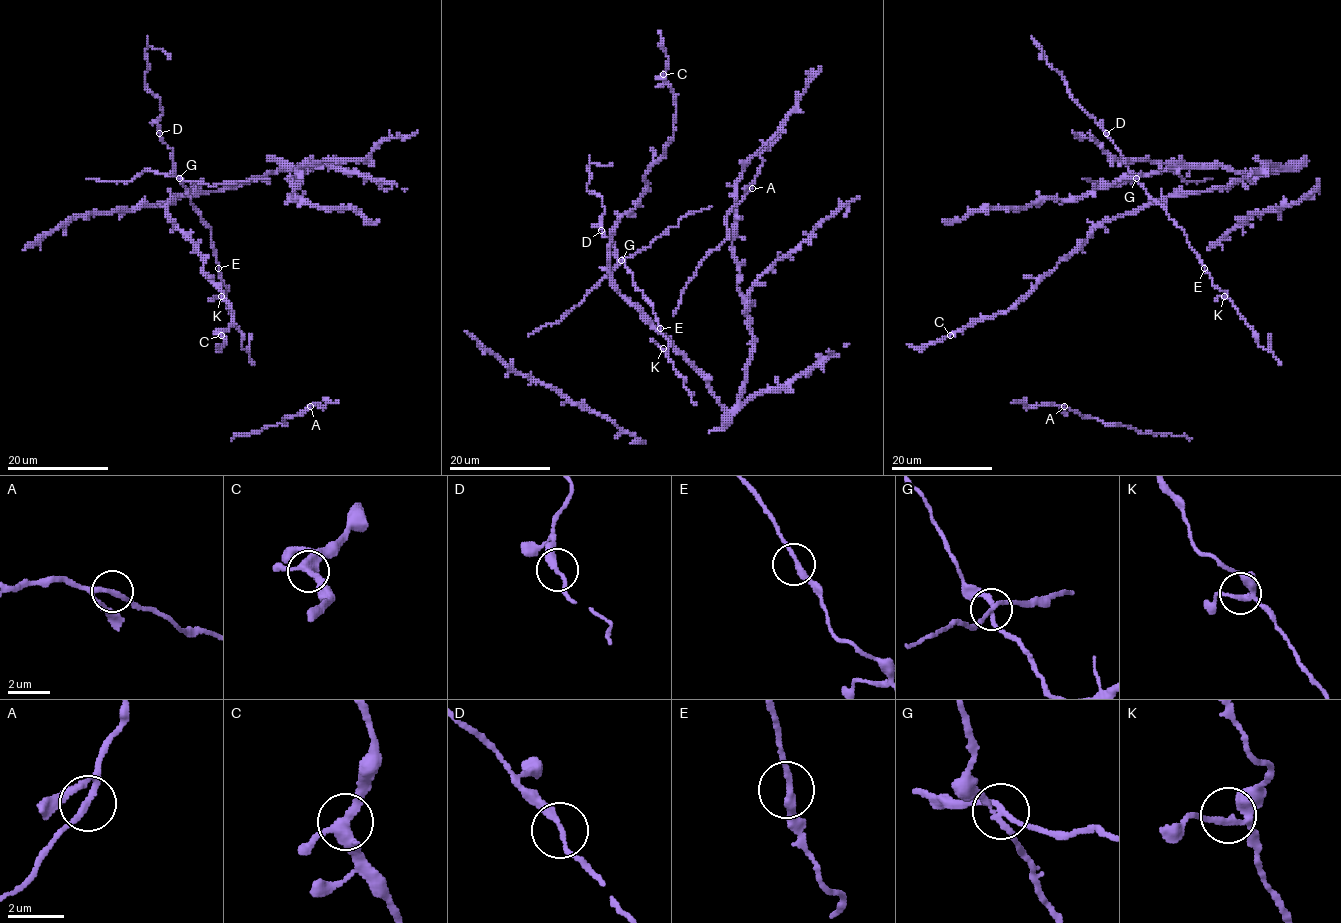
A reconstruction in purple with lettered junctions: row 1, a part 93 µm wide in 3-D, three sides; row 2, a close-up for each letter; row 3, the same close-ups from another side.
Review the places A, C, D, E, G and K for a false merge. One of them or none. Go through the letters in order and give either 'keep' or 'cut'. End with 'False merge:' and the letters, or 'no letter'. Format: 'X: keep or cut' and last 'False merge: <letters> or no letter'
A: keep
C: keep
D: keep
E: keep
G: cut
K: keep
False merge: G

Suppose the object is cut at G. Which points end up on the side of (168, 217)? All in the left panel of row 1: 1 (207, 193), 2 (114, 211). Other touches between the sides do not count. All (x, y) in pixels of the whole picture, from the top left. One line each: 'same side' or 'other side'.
1: same side
2: same side

